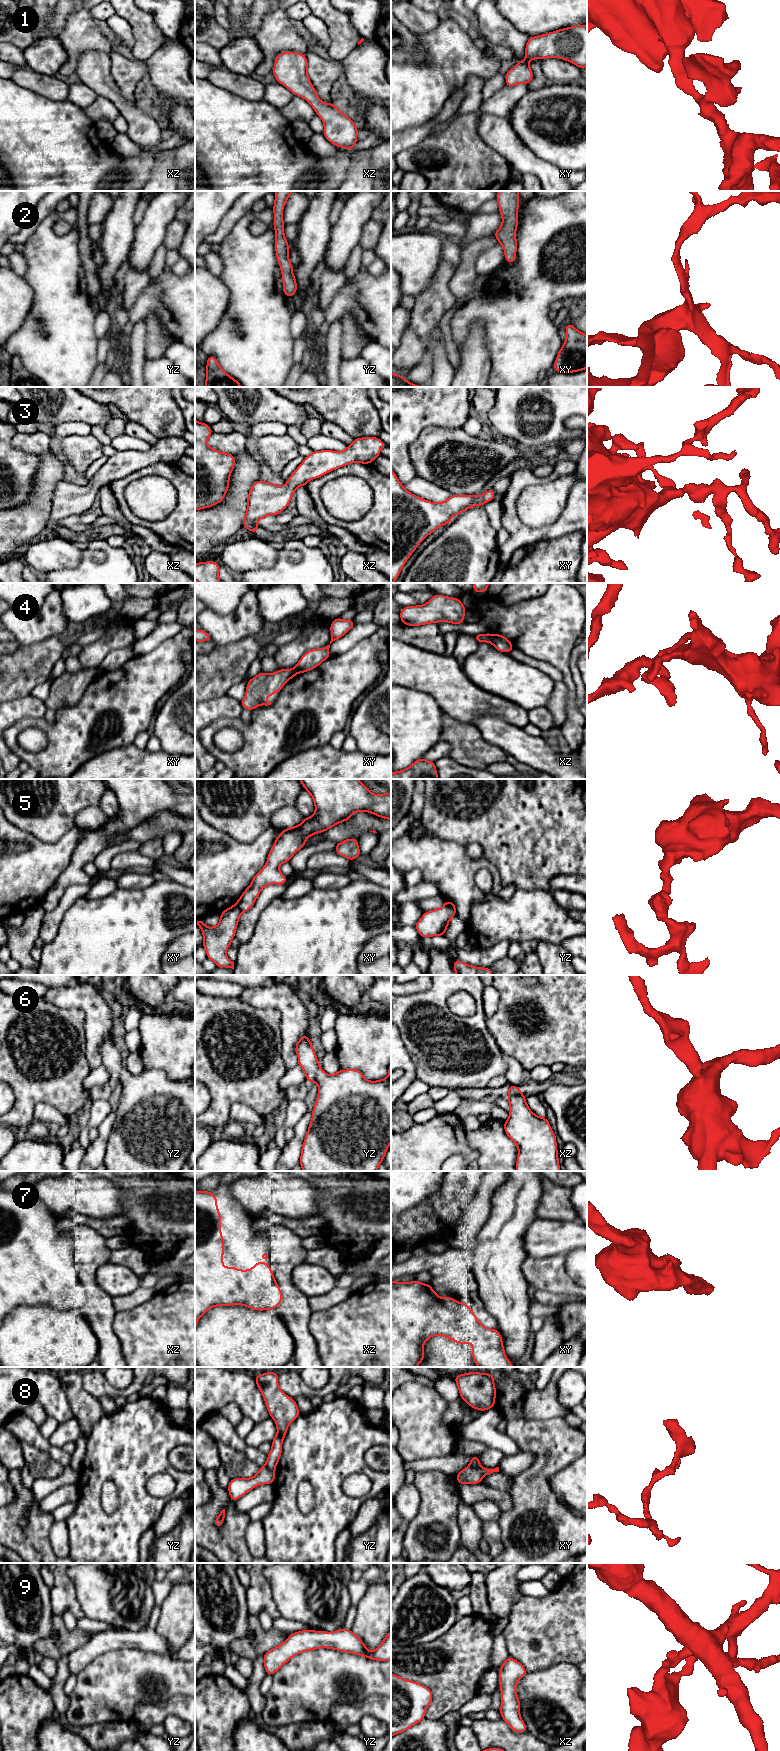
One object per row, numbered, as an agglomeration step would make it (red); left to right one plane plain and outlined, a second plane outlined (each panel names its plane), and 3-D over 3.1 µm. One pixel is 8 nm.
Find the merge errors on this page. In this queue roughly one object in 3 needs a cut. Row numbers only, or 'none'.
4, 5, 8

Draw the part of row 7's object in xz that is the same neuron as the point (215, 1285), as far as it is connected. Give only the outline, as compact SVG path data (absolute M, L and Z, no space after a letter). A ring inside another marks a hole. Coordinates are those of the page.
M195 1191L195 1326L200 1317L215 1306L243 1305L263 1311L274 1310L283 1300L271 1267L256 1262L249 1270L223 1266L224 1238L216 1196L209 1191Z

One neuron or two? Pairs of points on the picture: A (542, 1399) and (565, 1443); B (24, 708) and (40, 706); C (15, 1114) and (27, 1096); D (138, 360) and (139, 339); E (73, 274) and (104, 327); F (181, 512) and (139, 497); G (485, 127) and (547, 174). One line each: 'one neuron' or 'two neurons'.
A: two neurons
B: one neuron
C: one neuron
D: one neuron
E: two neurons
F: two neurons
G: one neuron

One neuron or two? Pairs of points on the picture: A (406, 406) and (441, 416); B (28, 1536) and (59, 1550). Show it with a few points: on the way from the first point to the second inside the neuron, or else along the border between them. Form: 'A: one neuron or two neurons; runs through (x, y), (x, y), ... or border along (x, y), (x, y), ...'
A: one neuron; runs through (415, 406), (432, 407)
B: two neurons; border along (54, 1523), (49, 1533), (49, 1543), (53, 1552)

